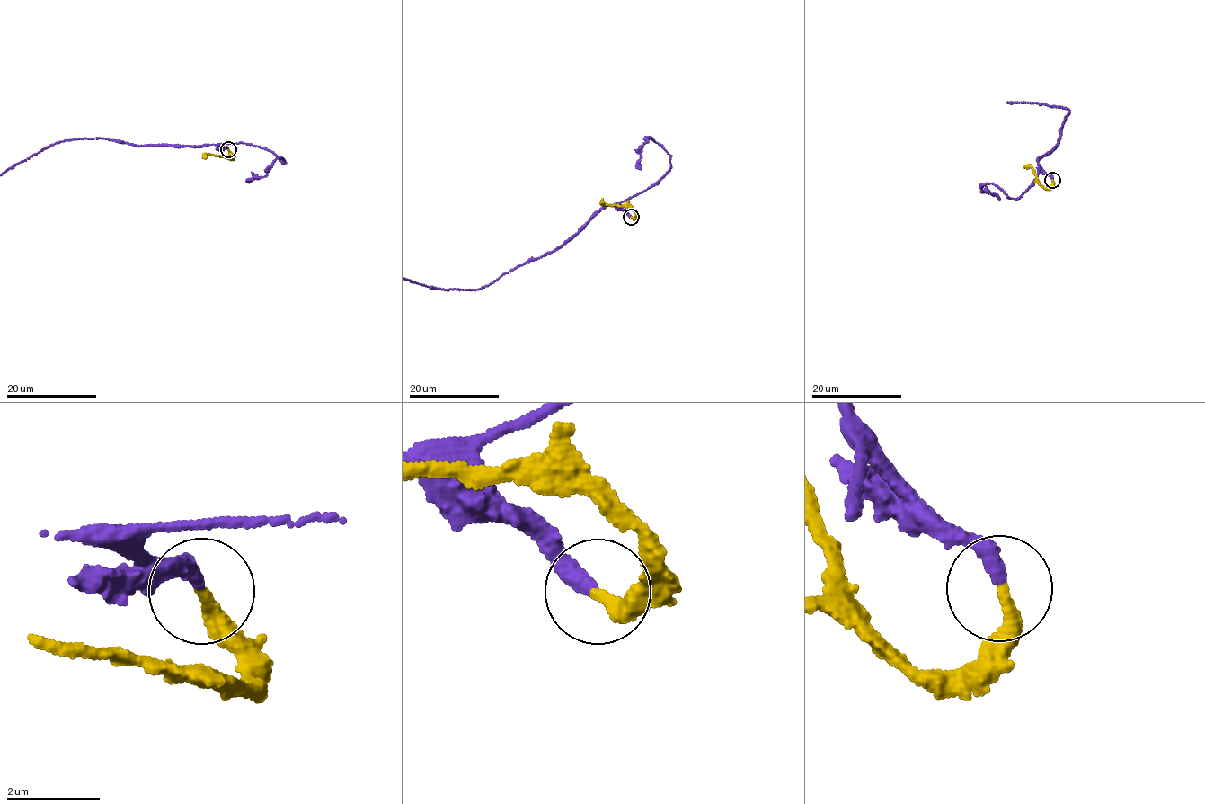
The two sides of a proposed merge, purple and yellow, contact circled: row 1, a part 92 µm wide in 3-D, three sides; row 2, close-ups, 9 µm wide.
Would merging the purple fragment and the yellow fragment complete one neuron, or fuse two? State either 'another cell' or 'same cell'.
same cell

